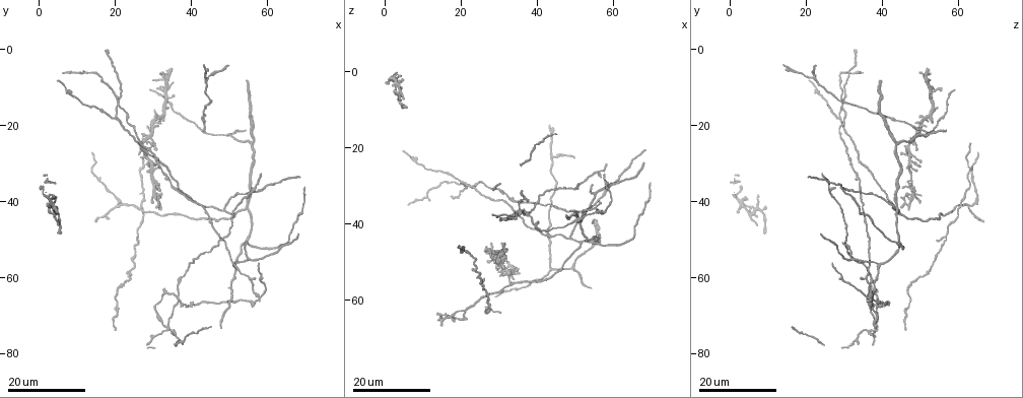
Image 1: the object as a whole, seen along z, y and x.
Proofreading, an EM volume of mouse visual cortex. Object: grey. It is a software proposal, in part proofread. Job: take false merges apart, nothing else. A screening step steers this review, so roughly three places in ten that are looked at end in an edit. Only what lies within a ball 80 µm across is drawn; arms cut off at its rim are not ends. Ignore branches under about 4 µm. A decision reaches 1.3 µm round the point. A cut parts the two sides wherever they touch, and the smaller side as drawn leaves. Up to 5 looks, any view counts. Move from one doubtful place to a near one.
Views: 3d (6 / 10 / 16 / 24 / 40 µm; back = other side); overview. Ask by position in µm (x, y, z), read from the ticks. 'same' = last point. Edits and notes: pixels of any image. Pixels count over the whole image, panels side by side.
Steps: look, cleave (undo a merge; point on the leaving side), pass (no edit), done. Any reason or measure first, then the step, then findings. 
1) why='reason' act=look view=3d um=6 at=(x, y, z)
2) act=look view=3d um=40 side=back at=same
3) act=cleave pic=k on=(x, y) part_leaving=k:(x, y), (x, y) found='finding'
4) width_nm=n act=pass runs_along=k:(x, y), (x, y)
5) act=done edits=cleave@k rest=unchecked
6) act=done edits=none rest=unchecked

why='three-way junction' act=look view=3d um=24 at=(55.0, 42.0, 44.0)

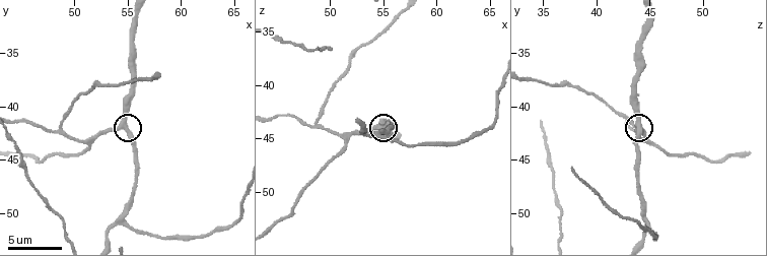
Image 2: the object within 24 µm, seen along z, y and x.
act=look view=3d um=6 at=(54.6, 42.0, 44.2)

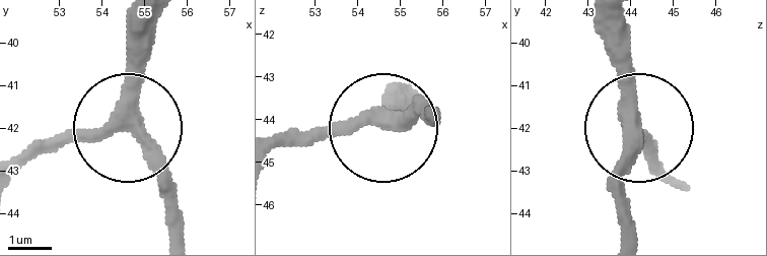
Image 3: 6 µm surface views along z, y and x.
act=look view=3d um=6 side=back at=(54.80, 42.00, 44.05)

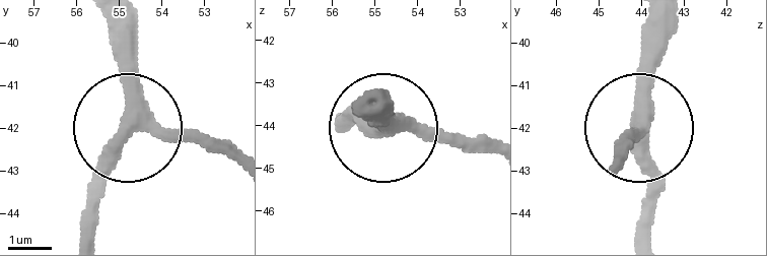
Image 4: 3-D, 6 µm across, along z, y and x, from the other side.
arms=3 act=pass runs_along=4:(231, 160), (134, 127), (82, 221) found='all the same neuron'

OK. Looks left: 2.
why='three arms meet' act=look view=3d um=16 at=(49.0, 23.0, 51.5)

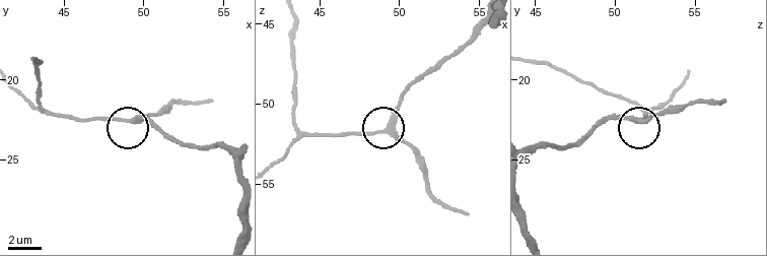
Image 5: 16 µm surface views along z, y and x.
act=look view=3d um=6 at=(49.3, 22.7, 51.7)

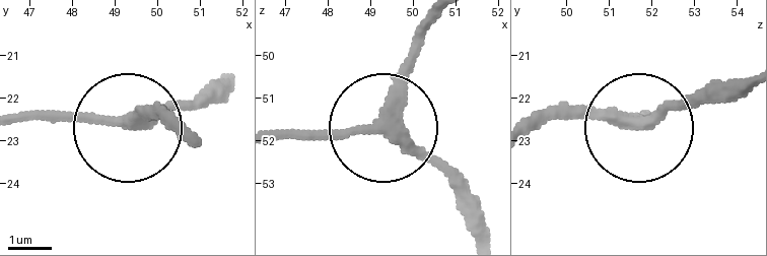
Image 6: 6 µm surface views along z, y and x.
act=pass runs_along=6:(433, 24), (390, 119), (477, 206) found='one neuron here'

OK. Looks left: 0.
act=done edits=none rest=unchecked

